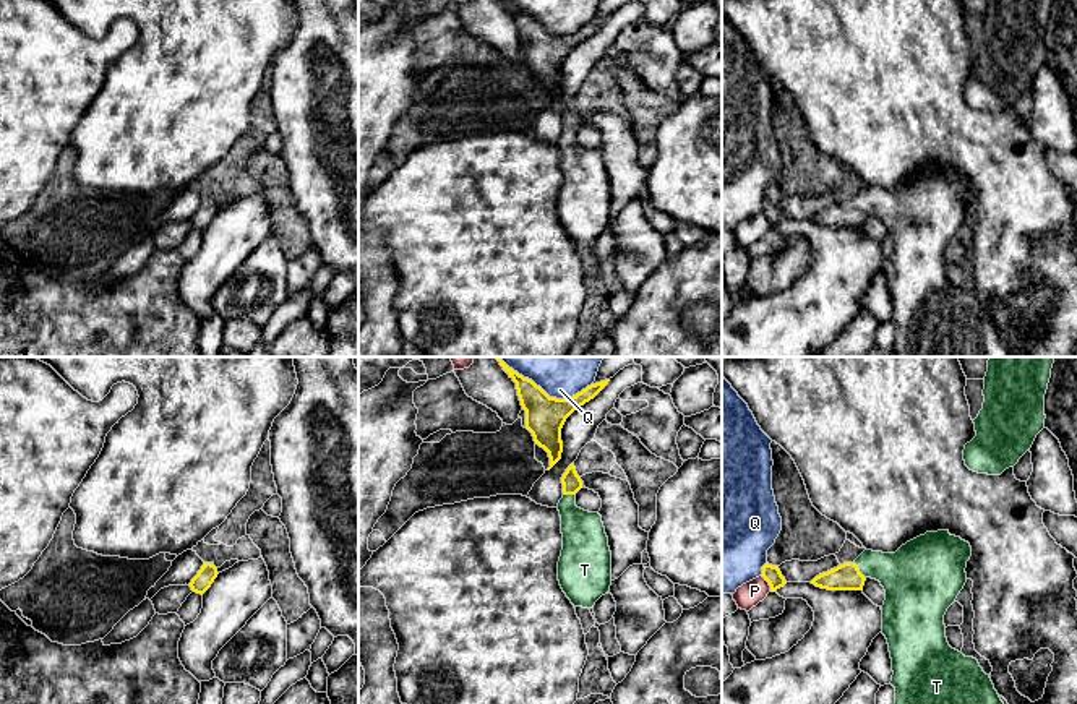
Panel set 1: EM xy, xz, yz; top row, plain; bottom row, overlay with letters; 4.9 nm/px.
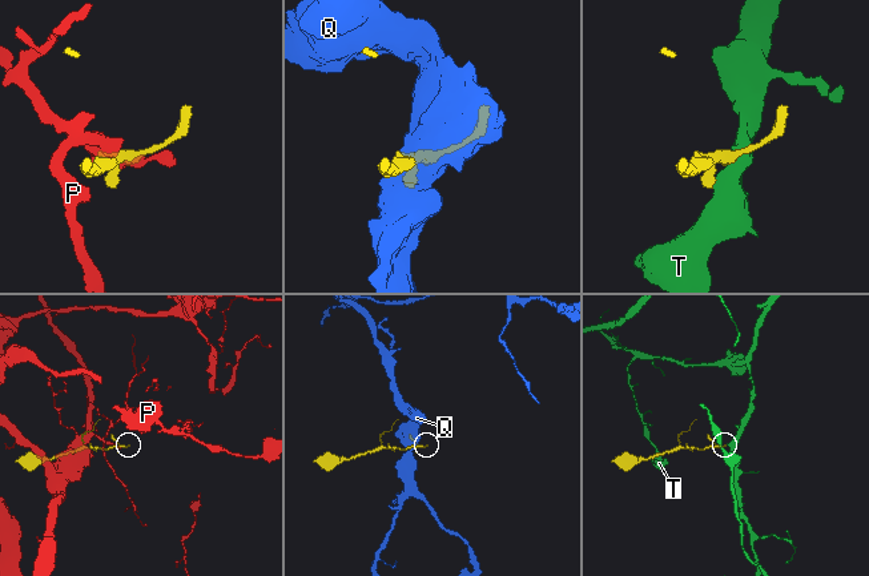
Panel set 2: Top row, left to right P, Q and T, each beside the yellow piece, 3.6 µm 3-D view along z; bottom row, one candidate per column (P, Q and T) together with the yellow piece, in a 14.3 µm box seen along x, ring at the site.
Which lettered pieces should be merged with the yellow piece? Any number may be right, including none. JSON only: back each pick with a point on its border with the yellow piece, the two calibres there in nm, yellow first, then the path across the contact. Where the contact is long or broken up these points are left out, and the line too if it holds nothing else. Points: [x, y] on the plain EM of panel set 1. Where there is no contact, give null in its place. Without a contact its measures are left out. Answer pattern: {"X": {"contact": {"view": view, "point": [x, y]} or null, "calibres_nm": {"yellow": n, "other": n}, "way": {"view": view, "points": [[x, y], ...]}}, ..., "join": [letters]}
{"T": {"contact": {"view": "yz", "point": [858, 208]}, "calibres_nm": {"yellow": 140, "other": 280}, "way": {"view": "yz", "points": [[847, 213], [858, 208], [892, 206], [909, 213]]}}, "join": ["T"]}

